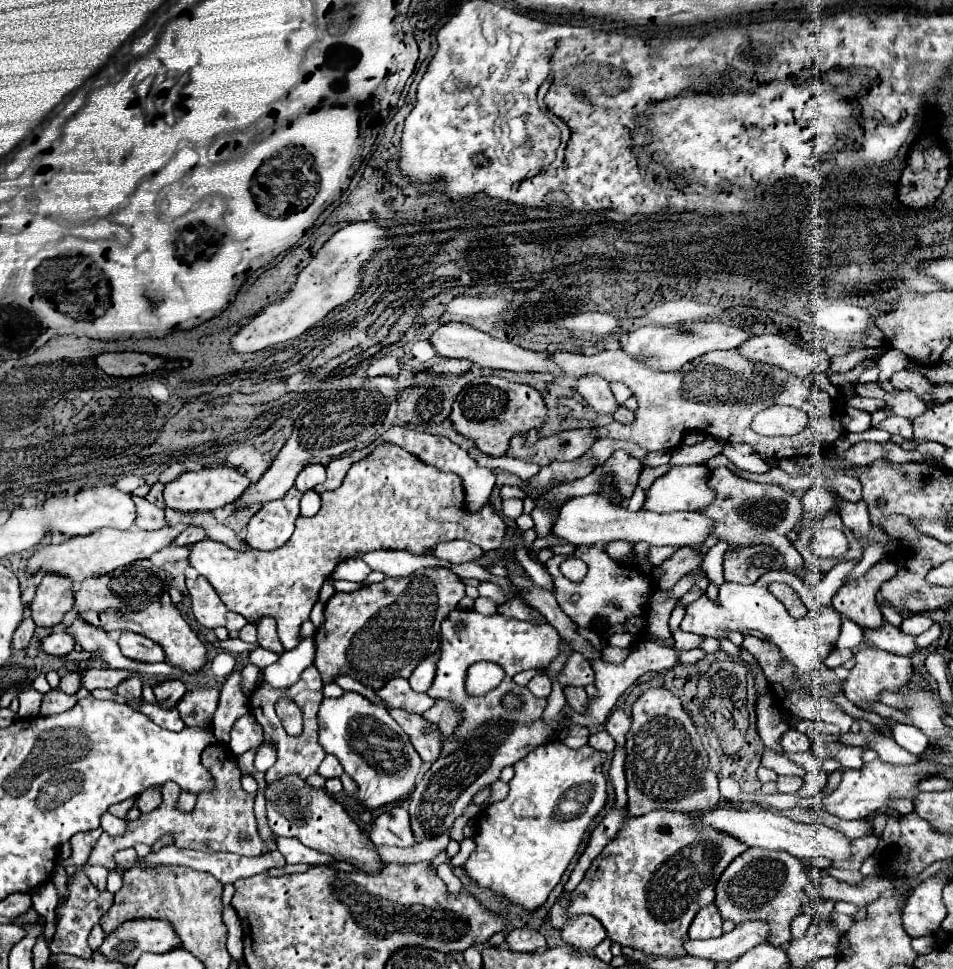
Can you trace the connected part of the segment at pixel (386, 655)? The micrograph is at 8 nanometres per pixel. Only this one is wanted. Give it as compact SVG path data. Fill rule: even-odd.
M425 567L409 577L389 577L355 593L335 593L325 605L325 625L315 633L315 667L319 669L321 679L327 683L333 681L337 673L355 673L351 675L353 679L379 689L393 677L409 677L427 655L439 649L439 625L463 597L465 583L447 567Z

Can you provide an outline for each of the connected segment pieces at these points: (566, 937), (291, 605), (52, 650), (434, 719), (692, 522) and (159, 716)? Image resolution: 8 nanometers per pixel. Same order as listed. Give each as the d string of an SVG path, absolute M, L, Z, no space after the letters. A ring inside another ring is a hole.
M581 915L581 917L571 919L565 925L565 929L561 931L561 937L569 947L577 947L581 951L591 951L607 937L607 933L595 917Z
M385 443L375 447L375 451L365 459L355 461L355 465L351 465L339 489L321 493L319 513L313 517L299 517L295 523L293 537L283 547L275 551L253 549L249 553L237 553L219 541L203 539L199 543L187 545L187 549L189 549L189 565L195 567L197 573L203 575L213 585L213 589L227 605L227 609L241 613L251 623L257 623L263 615L275 617L279 625L279 639L283 647L289 651L295 649L301 641L299 637L301 623L309 619L309 613L315 601L319 599L319 589L323 581L331 577L333 569L343 559L353 557L355 551L403 549L421 555L427 549L435 547L437 543L451 541L451 539L467 539L479 545L483 551L489 551L501 547L503 531L505 531L503 519L489 505L485 505L485 509L475 515L463 509L463 485L455 473L443 473L431 465L425 465L405 449Z
M59 631L59 633L51 633L47 635L43 641L41 641L41 649L49 655L67 655L69 651L73 651L73 645L75 645L75 639L71 635L67 635L65 631Z
M445 701L435 703L433 707L423 712L422 716L430 723L435 724L443 733L443 737L452 735L459 719L461 719L459 709L447 705Z
M599 493L595 495L583 495L583 497L573 497L561 507L559 517L555 519L551 527L551 535L571 543L571 545L591 545L591 543L609 543L609 541L647 541L649 545L695 545L703 547L705 539L713 535L715 521L711 521L703 513L649 513L649 511L639 511L631 513L625 505L613 505Z
M147 702L139 708L133 708L137 709L137 711L141 711L141 713L145 713L145 715L147 715L155 724L164 729L179 732L186 726L175 708L166 711L156 704Z

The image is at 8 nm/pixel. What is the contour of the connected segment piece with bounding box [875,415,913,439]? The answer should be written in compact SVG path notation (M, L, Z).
M893 415L893 417L889 417L889 419L885 419L885 421L881 421L881 423L877 423L875 425L875 429L885 429L885 431L889 431L891 435L903 435L905 439L911 439L913 437L913 427L911 427L911 419L905 419L905 417L897 417L897 415Z

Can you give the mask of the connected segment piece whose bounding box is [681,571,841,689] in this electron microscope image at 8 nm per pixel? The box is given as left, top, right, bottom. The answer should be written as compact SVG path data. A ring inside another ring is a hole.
M769 571L757 583L751 583L751 585L723 583L719 587L717 603L711 601L707 595L701 595L697 601L689 603L681 629L697 633L697 635L713 637L713 639L725 639L725 631L737 631L737 633L761 631L781 649L783 657L795 665L797 669L795 675L809 689L811 687L809 673L813 673L819 665L823 665L823 659L835 647L835 641L839 637L839 625L841 625L841 615L833 607L817 603L815 597L811 595L809 585L803 581L803 577L789 571ZM773 581L787 583L799 593L799 597L809 607L809 613L803 619L791 617L785 605L769 591L769 583Z

